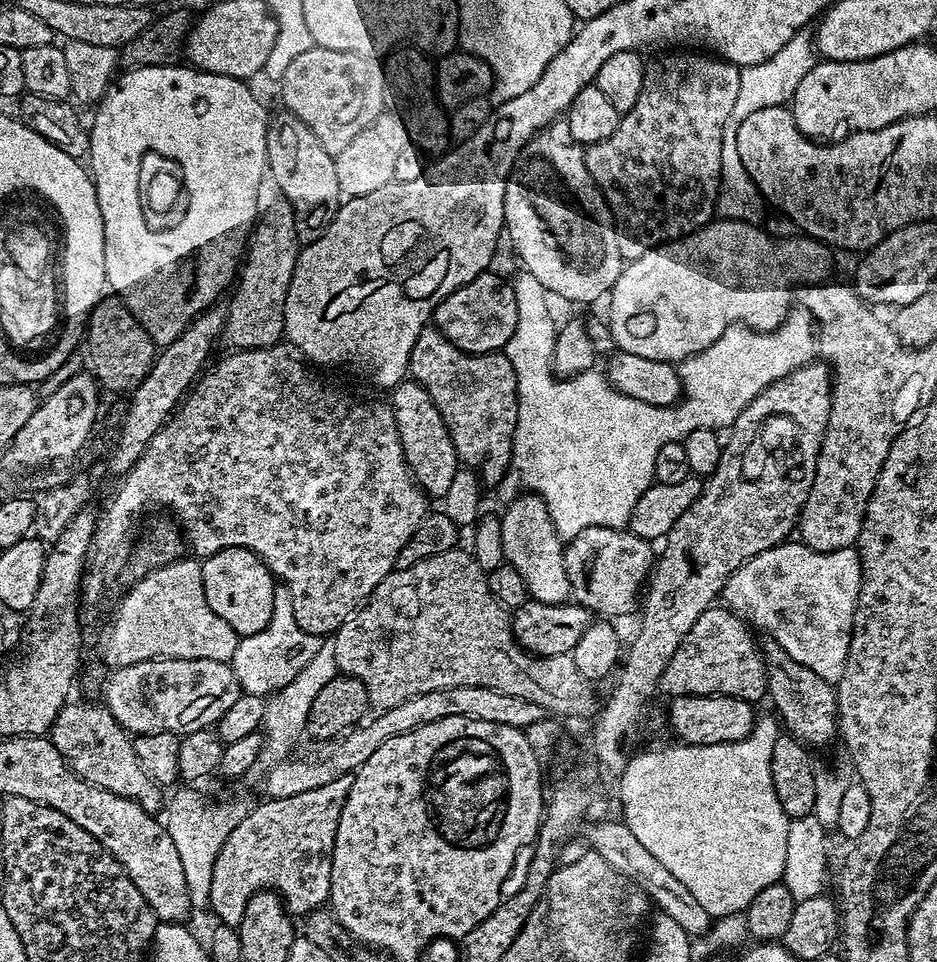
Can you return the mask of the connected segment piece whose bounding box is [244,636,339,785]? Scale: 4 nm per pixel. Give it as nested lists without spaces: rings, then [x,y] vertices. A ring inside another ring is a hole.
[[[332,636],[325,637],[320,650],[300,671],[300,674],[290,684],[286,685],[281,692],[273,693],[270,701],[265,703],[263,722],[261,724],[261,727],[264,729],[264,742],[258,752],[258,758],[250,766],[250,770],[247,771],[244,777],[245,783],[259,785],[266,773],[273,769],[276,764],[281,764],[293,757],[295,753],[293,750],[296,744],[307,731],[308,716],[310,707],[314,704],[314,698],[318,696],[323,686],[326,686],[328,682],[333,680],[338,671],[334,640]]]

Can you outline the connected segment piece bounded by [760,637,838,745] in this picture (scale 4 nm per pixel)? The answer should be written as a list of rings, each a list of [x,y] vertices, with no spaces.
[[[772,637],[761,641],[761,652],[767,670],[767,697],[772,700],[785,729],[803,743],[826,744],[838,732],[836,691],[818,674],[791,658]]]

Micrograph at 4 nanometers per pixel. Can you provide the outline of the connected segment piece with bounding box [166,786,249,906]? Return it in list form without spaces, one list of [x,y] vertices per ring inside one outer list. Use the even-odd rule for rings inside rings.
[[[184,786],[173,798],[172,805],[170,800],[167,805],[169,808],[166,827],[170,838],[174,838],[174,846],[182,858],[182,871],[186,874],[186,886],[190,890],[192,903],[204,906],[208,903],[210,874],[214,874],[214,862],[226,838],[230,838],[230,830],[234,830],[234,826],[238,826],[238,822],[246,818],[249,805],[240,800],[228,800],[225,804],[207,804],[192,788],[195,787]]]

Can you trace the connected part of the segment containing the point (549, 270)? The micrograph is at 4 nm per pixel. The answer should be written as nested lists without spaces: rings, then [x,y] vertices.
[[[567,119],[555,120],[529,138],[528,144],[521,150],[520,156],[517,158],[512,172],[505,182],[504,226],[507,239],[512,239],[512,244],[516,247],[516,252],[520,255],[521,262],[524,263],[521,265],[523,265],[527,272],[534,274],[534,278],[538,278],[538,282],[542,282],[545,293],[552,295],[553,292],[554,295],[561,296],[564,300],[573,300],[576,304],[592,304],[595,300],[600,299],[600,301],[603,301],[611,293],[612,287],[618,282],[620,272],[626,263],[620,256],[620,247],[616,237],[616,221],[612,218],[612,211],[608,208],[606,198],[600,192],[599,186],[594,182],[590,170],[586,170],[584,149],[585,145],[579,144],[574,138],[574,134],[570,134],[570,126]]]

